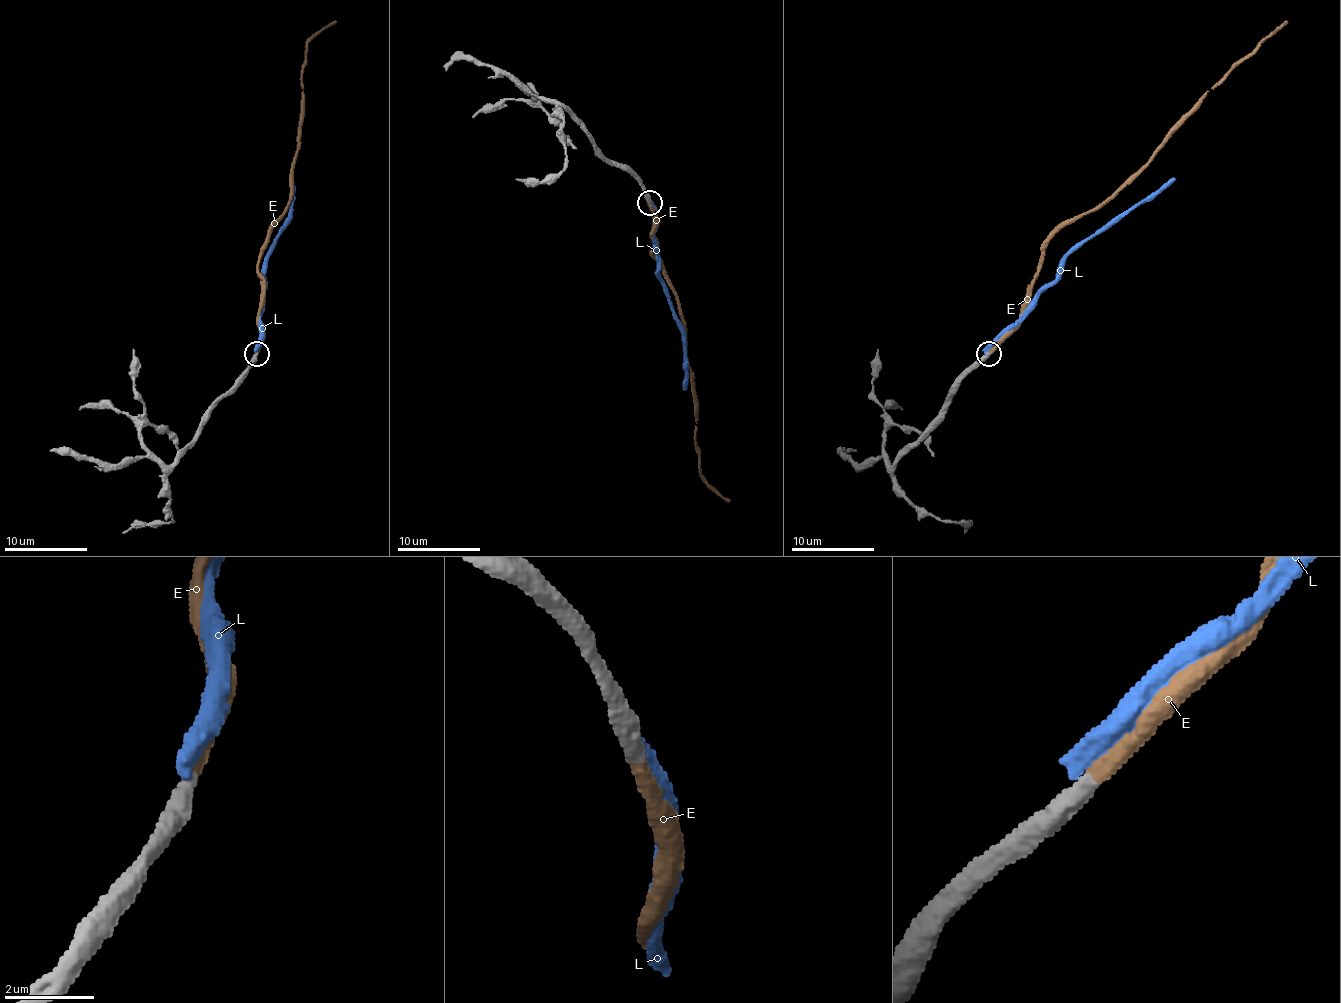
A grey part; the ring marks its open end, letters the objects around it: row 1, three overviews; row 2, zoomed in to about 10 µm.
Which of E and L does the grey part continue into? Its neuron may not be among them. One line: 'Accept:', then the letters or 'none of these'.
Accept: E

